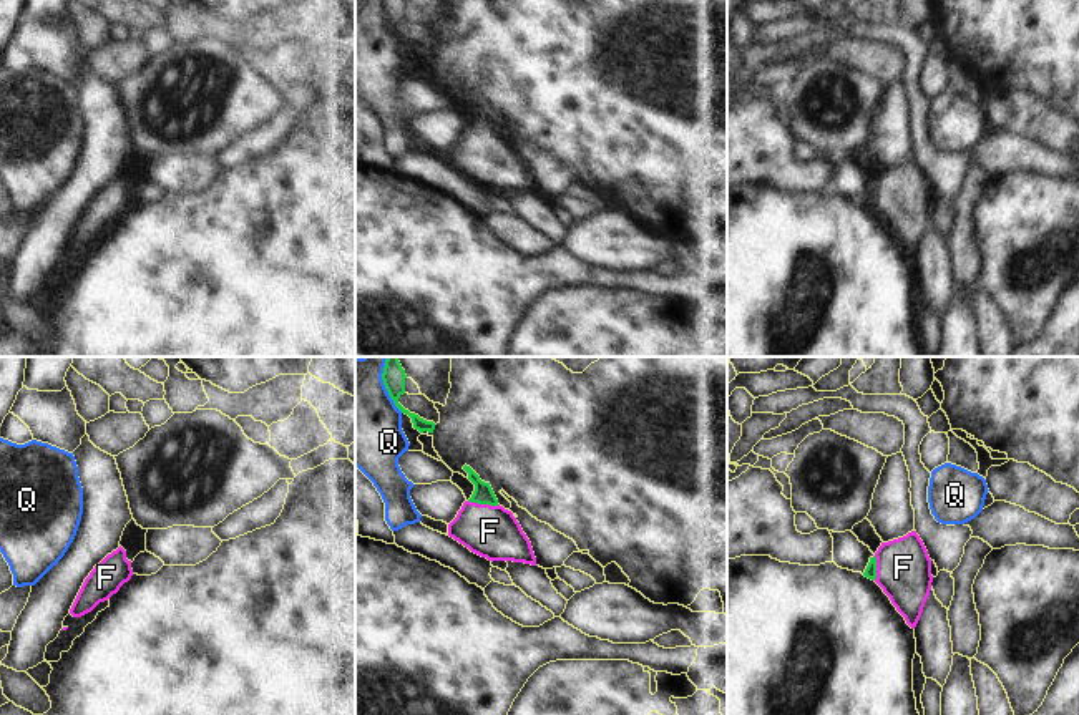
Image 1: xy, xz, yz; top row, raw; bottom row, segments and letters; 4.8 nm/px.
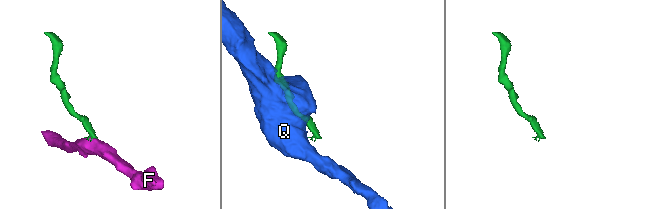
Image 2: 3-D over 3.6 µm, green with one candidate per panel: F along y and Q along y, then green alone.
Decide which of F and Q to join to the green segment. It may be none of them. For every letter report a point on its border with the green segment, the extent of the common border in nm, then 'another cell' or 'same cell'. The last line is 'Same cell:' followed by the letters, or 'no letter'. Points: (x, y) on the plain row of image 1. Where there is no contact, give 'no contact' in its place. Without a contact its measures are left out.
F: xz (483, 131) | 150 nm | same cell
Q: xz (387, 19) | 220 nm | another cell
Same cell: F

